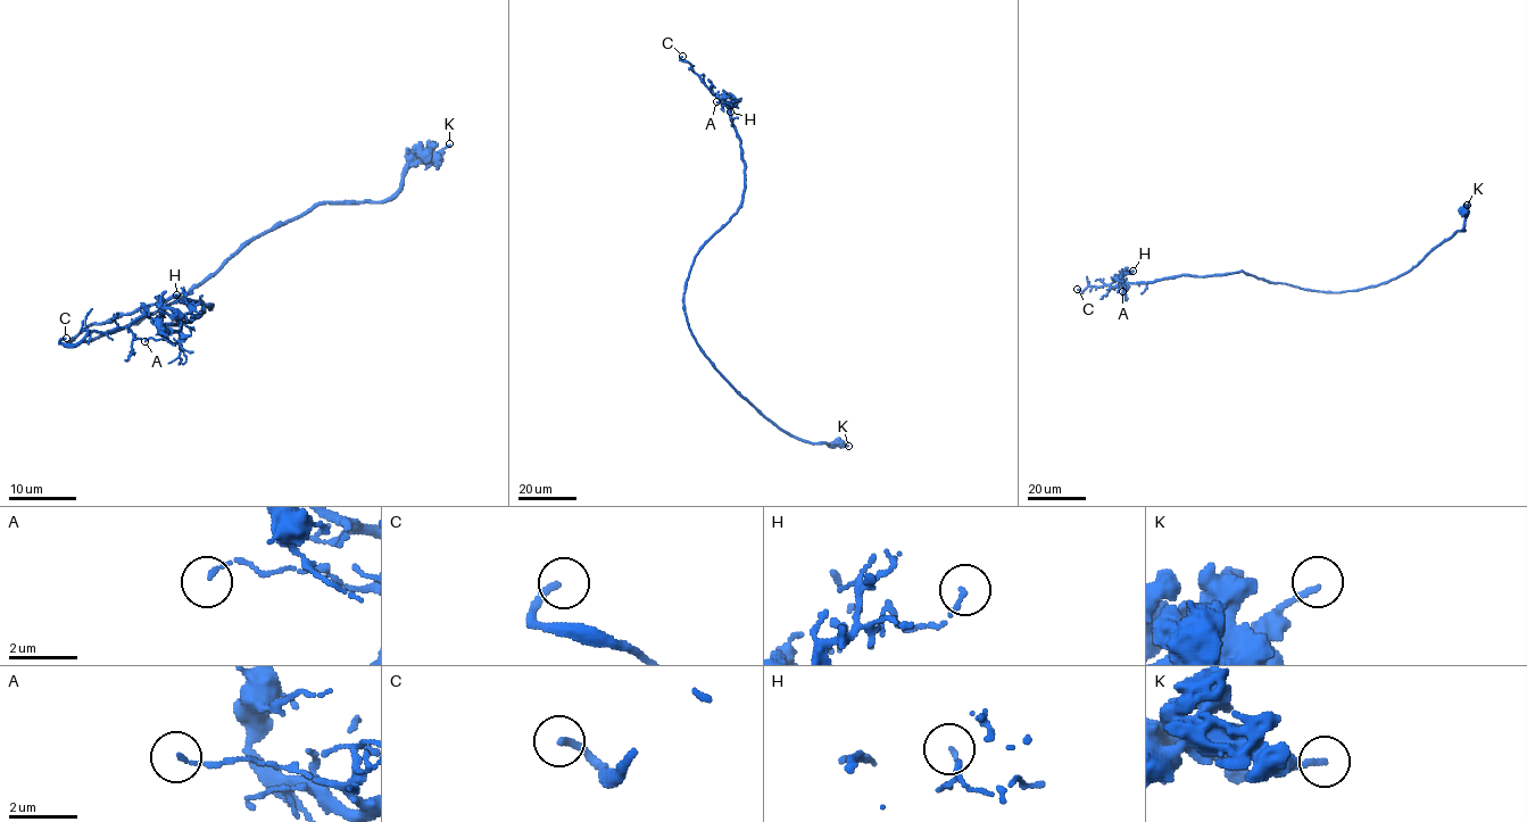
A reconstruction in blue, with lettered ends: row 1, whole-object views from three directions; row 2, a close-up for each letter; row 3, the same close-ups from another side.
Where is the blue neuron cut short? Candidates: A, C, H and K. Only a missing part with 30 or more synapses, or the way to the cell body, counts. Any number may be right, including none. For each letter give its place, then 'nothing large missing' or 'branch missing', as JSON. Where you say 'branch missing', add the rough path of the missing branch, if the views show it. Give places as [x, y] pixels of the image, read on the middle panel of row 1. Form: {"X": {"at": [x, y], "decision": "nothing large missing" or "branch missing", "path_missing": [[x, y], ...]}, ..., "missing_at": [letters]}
{"A": {"at": [716, 101], "decision": "nothing large missing"}, "C": {"at": [682, 56], "decision": "branch missing", "path_missing": [[682, 56], [737, 61], [764, 54]]}, "H": {"at": [730, 111], "decision": "nothing large missing"}, "K": {"at": [848, 446], "decision": "nothing large missing"}, "missing_at": ["C"]}

